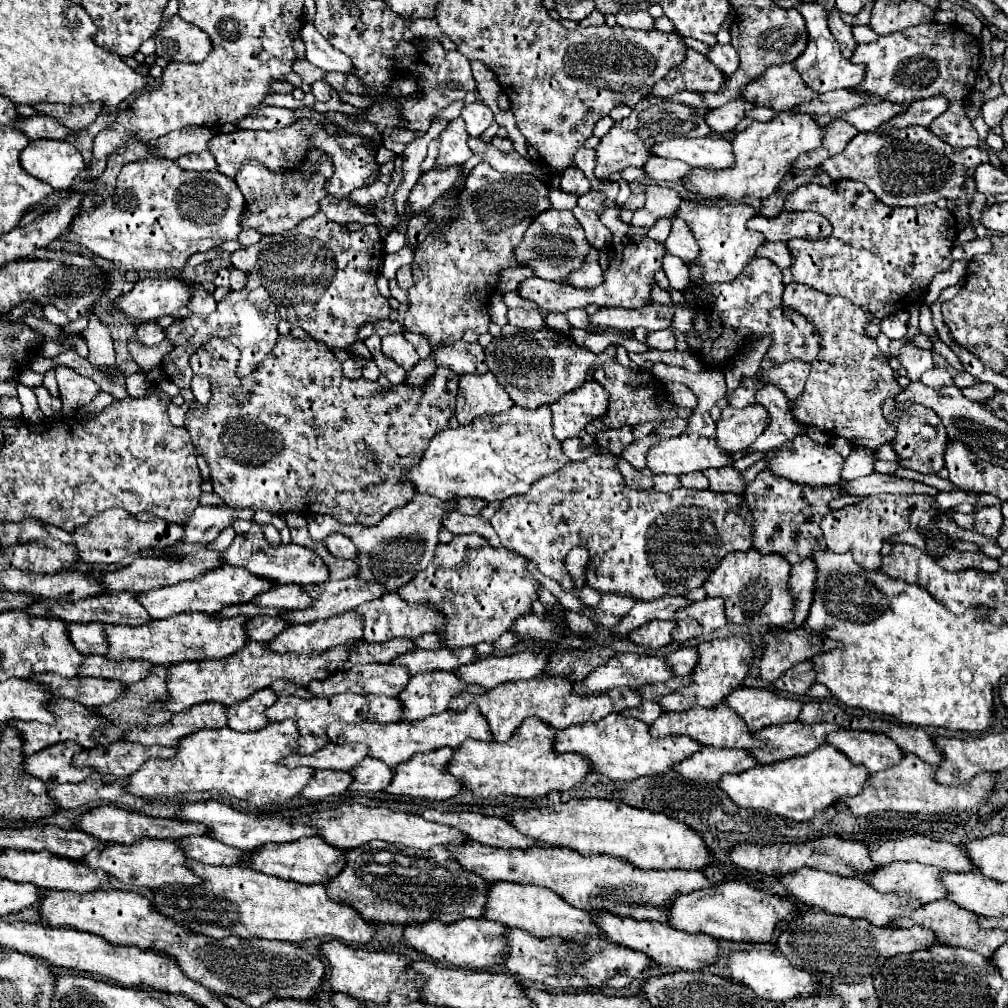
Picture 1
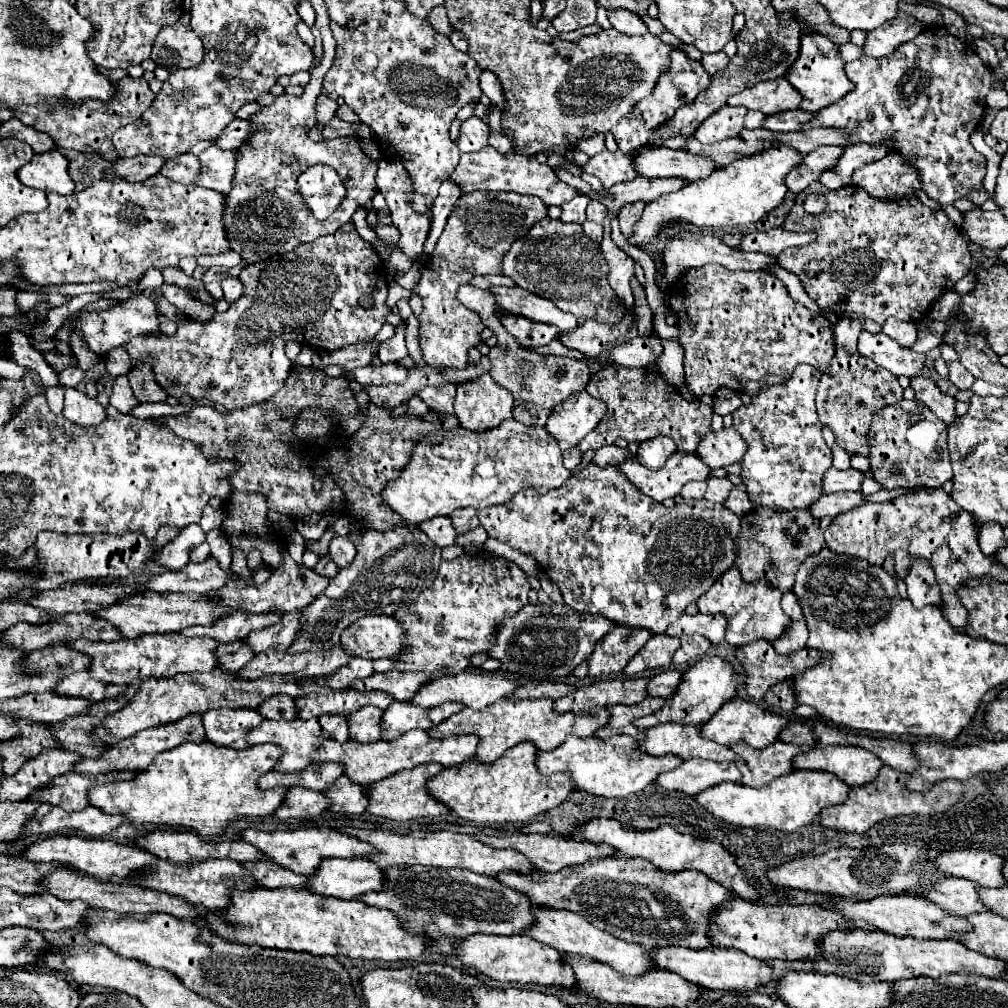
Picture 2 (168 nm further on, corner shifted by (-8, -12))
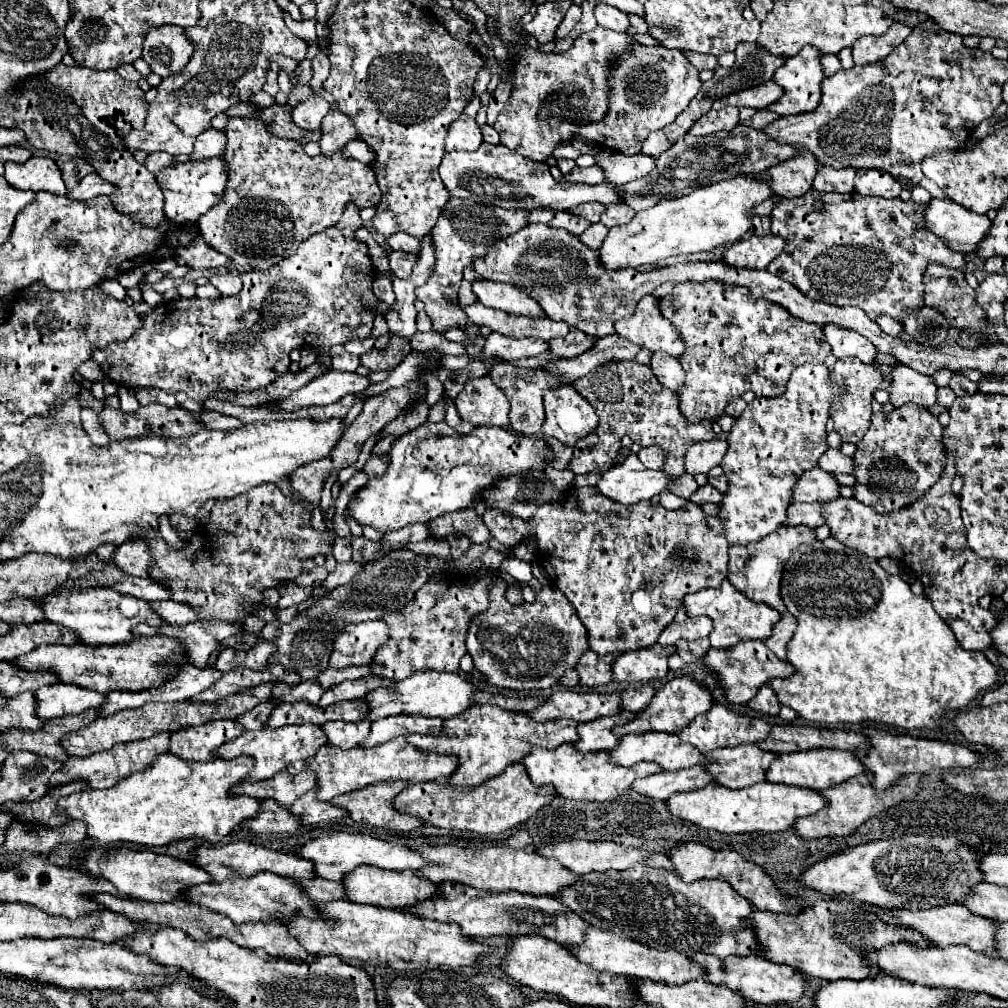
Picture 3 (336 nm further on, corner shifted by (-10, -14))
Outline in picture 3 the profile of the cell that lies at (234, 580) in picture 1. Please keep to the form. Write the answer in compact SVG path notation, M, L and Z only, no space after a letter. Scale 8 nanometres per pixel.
M90 588L84 592L70 592L70 590L54 592L44 598L44 614L48 622L56 622L74 630L82 642L92 646L132 642L132 638L136 636L134 626L138 626L140 622L146 622L150 626L168 624L152 610L150 602L134 598L130 594L116 592L114 588Z

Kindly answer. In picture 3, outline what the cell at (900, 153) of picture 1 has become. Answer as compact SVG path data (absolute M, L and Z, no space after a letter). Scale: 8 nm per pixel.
M858 170L854 178L854 190L862 196L880 196L880 198L898 198L902 188L892 174L886 170Z

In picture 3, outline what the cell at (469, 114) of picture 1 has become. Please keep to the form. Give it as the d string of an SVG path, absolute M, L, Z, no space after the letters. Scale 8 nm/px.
M462 116L458 118L458 122L454 122L454 126L450 126L448 138L446 138L446 152L452 152L452 150L474 152L480 148L480 144L482 144L482 132L474 118Z

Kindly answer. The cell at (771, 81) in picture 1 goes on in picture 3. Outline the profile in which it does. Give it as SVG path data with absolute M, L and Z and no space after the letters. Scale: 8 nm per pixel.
M774 80L770 82L764 82L762 86L754 86L750 90L742 90L738 94L730 94L728 98L724 100L718 100L714 104L714 108L718 108L722 102L730 104L730 106L736 106L736 108L754 108L754 110L764 110L768 108L770 104L778 102L778 98L782 98L784 94L784 88L778 86Z

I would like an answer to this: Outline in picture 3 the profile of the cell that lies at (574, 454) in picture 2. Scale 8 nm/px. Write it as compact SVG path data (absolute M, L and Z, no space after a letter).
M548 438L548 442L550 442L550 446L554 448L554 454L556 454L554 466L556 466L558 470L566 470L568 464L570 464L570 460L572 460L572 448L568 448L568 446L562 444L562 442L554 442L554 438Z

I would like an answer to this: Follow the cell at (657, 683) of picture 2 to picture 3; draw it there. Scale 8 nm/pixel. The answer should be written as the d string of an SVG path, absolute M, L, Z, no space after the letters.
M650 684L638 686L638 688L630 688L622 694L622 710L630 710L630 712L640 712L644 710L652 698L656 696L656 690Z

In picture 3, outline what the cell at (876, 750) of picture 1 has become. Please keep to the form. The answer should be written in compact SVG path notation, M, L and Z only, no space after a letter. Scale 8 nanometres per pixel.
M836 748L834 750L804 750L804 752L794 752L794 754L780 754L774 760L774 766L770 766L770 774L766 776L766 780L794 784L794 786L806 786L806 788L820 792L824 788L842 784L862 772L866 772L866 766L852 752L844 752L844 750L836 750Z

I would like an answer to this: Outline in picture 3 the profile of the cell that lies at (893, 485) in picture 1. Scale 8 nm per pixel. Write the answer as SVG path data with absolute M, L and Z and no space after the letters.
M802 502L802 504L794 504L790 506L790 514L786 516L786 522L784 524L804 524L804 526L810 526L810 528L818 528L826 522L824 514L822 514L822 502Z

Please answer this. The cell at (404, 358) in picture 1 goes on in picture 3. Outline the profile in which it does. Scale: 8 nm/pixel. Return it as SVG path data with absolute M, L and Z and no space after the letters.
M328 370L326 374L314 378L310 384L306 384L302 390L296 390L290 394L290 398L278 400L276 408L280 410L298 410L304 406L320 406L320 404L332 404L344 398L346 394L364 392L370 388L372 382L366 376L358 376L356 372L340 372L340 370Z

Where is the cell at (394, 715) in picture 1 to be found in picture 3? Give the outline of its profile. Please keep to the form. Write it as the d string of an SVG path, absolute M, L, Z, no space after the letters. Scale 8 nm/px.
M334 720L334 722L326 722L326 726L322 728L326 728L328 742L338 748L354 748L358 746L358 742L362 742L370 734L368 720L362 720L362 722Z

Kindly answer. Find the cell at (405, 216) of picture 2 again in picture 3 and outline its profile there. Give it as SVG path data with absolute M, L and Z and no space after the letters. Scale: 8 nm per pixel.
M392 252L392 254L388 254L388 260L390 260L392 274L396 274L398 278L408 278L414 264L418 262L418 256L406 254L406 252Z

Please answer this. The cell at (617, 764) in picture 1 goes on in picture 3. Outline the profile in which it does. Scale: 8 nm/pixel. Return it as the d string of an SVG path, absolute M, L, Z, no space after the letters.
M562 744L556 750L532 750L522 764L528 770L528 776L532 778L534 784L544 786L552 784L556 792L564 798L574 798L574 800L598 800L598 802L612 802L620 794L632 788L632 782L638 778L644 778L654 772L662 772L662 766L656 762L638 762L634 766L616 766L610 762L610 752L600 750L600 752L590 752L582 754L576 750L574 744Z

